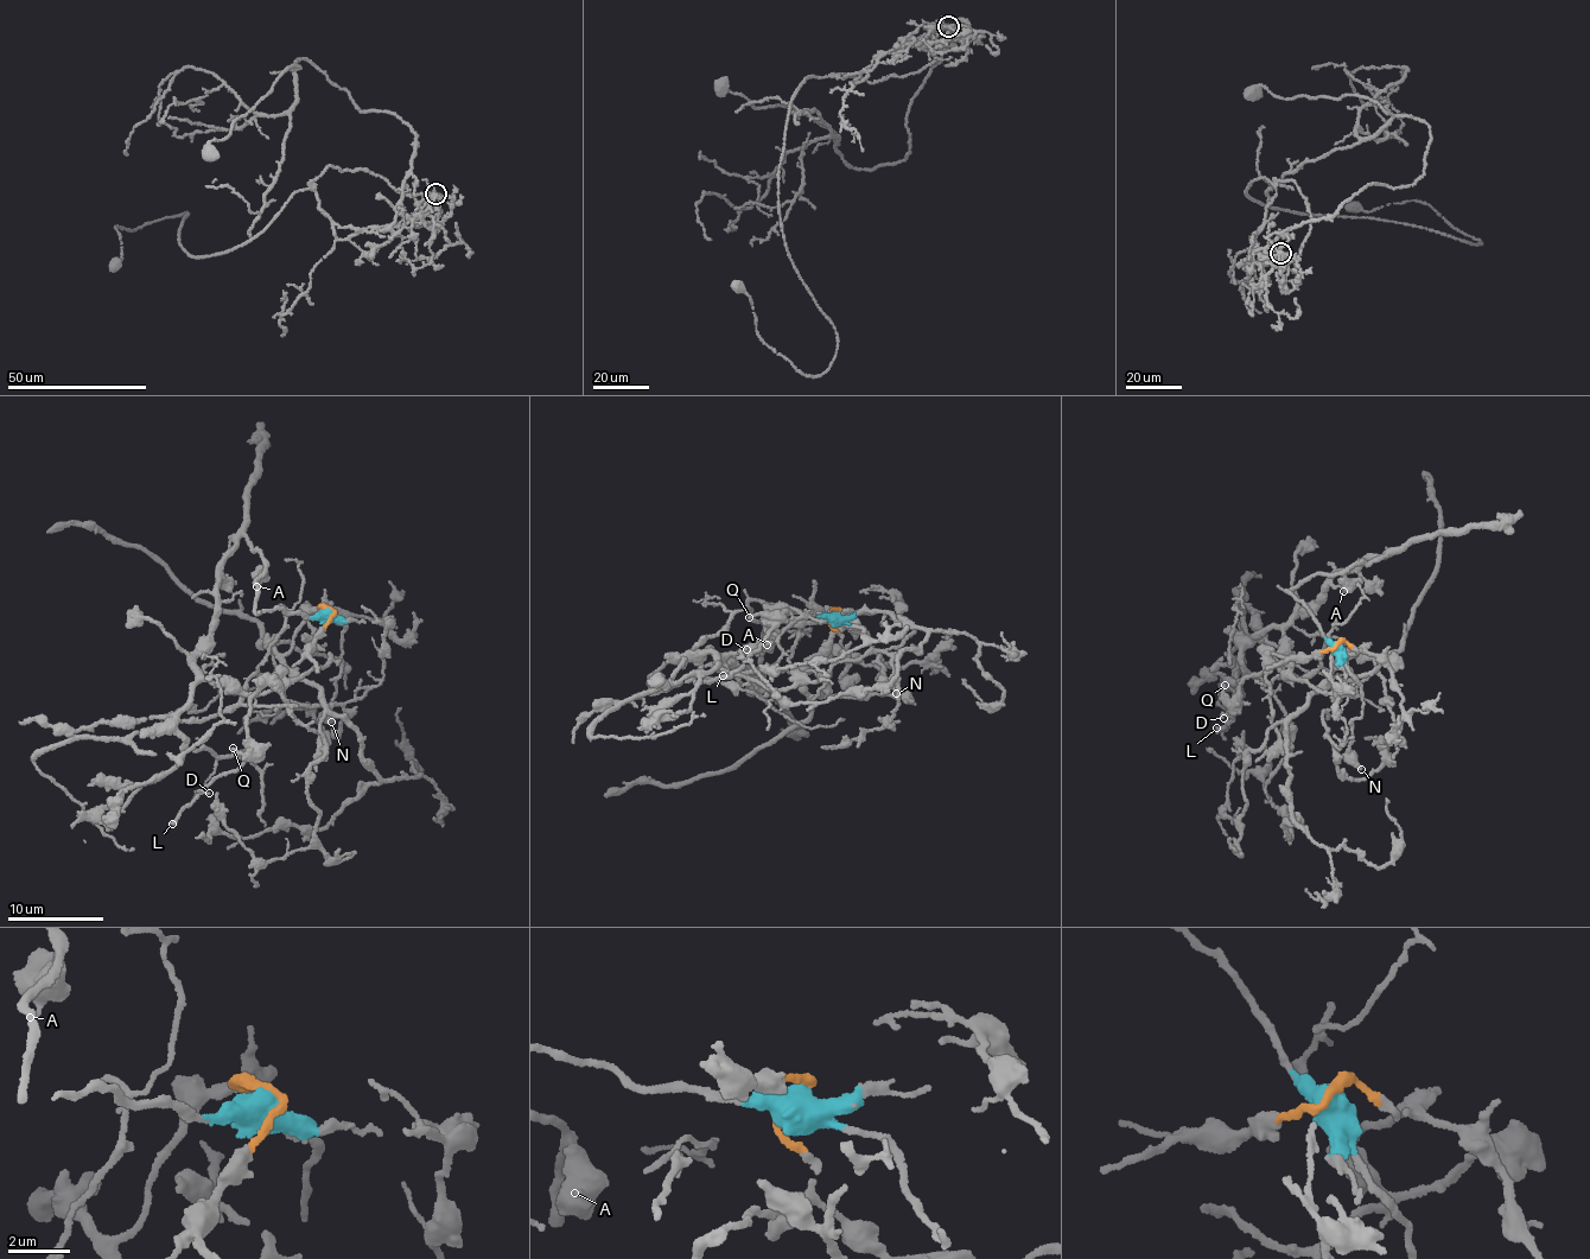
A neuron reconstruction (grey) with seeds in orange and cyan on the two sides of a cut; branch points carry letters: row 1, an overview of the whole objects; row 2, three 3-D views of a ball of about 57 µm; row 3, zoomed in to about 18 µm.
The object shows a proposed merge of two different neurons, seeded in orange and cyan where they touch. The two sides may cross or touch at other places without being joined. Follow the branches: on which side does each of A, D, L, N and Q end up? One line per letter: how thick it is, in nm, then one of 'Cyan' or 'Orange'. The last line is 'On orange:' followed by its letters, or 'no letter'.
A: Thickness 280 nm. Cyan
D: Thickness 120 nm. Cyan
L: Thickness 240 nm. Cyan
N: Thickness 300 nm. Cyan
Q: Thickness 200 nm. Cyan
On orange: no letter

